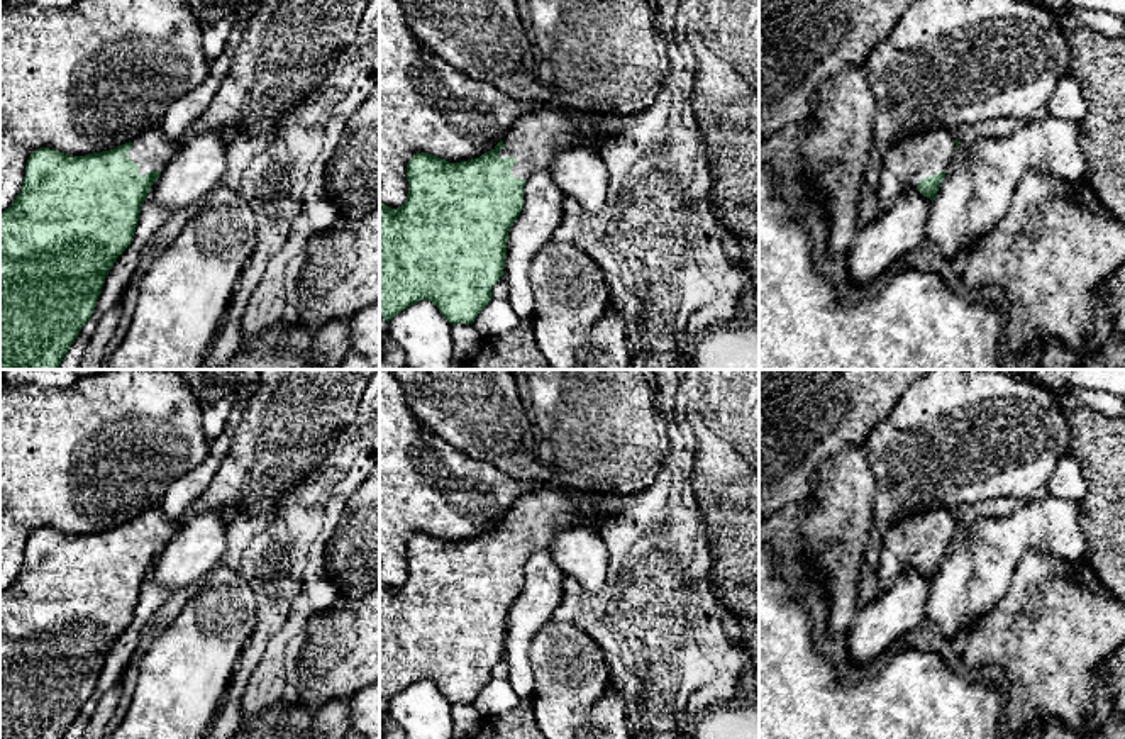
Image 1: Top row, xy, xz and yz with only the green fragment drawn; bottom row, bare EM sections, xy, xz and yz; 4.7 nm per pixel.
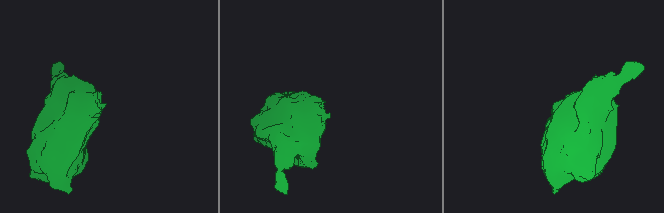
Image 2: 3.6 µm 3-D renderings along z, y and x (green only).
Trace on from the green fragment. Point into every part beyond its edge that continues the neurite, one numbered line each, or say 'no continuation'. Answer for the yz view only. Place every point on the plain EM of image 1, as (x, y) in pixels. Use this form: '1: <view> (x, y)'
1: yz (917, 536)

